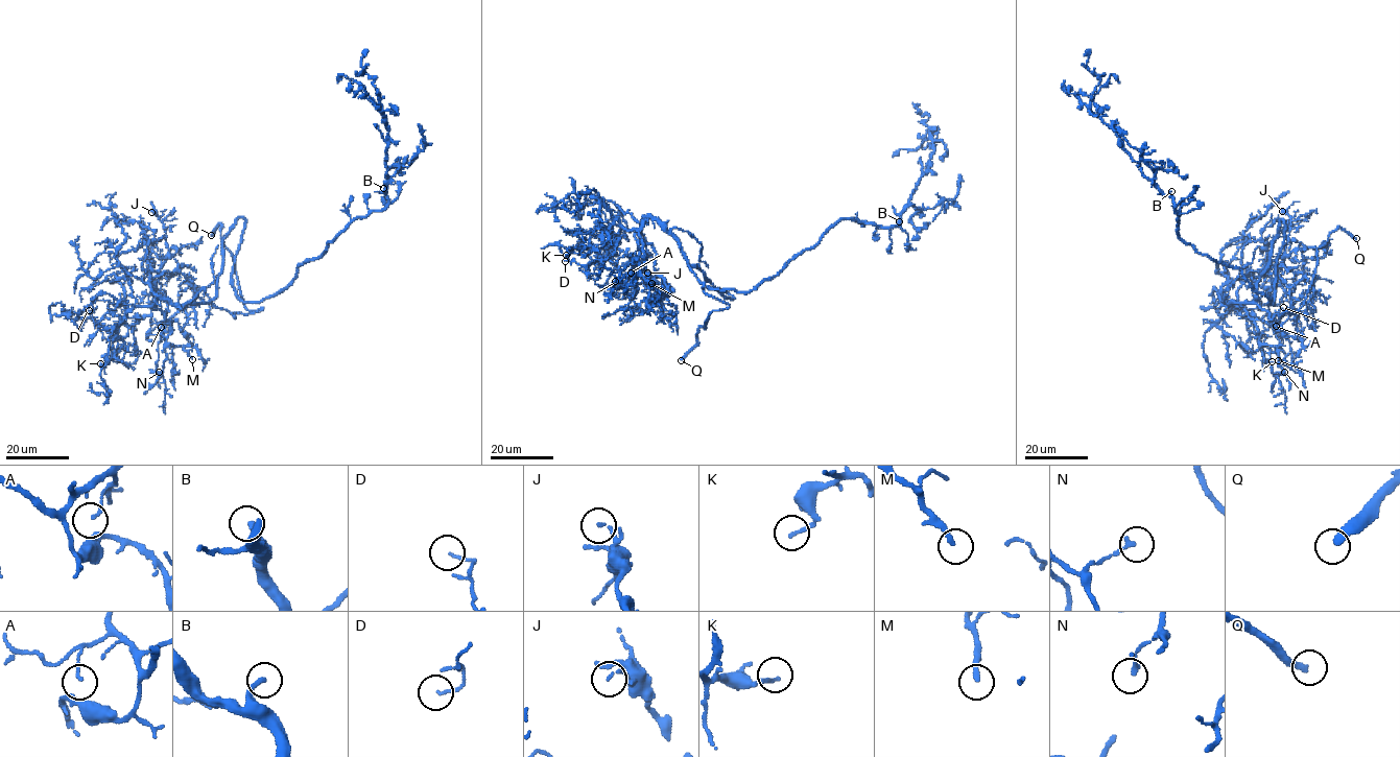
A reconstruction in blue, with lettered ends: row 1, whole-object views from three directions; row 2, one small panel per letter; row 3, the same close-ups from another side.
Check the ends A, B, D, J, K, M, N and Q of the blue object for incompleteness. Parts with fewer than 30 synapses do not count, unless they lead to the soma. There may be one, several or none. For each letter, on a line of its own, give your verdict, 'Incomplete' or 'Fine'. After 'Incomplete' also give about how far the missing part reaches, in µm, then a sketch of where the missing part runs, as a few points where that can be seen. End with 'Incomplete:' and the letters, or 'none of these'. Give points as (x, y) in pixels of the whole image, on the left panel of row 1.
A: Fine
B: Incomplete. Missing length about 25 µm. Course of what is missing: (383, 188), (366, 179), (357, 180), (330, 203)
D: Fine
J: Fine
K: Fine
M: Incomplete. Missing length about 30 µm. Course of what is missing: (192, 359), (183, 381), (186, 400), (189, 401), (196, 392), (215, 398)
N: Fine
Q: Incomplete. Missing length about 40 µm. Course of what is missing: (211, 235), (204, 243), (193, 244), (187, 252), (178, 253), (164, 265), (150, 264)
Incomplete: B, M, Q

